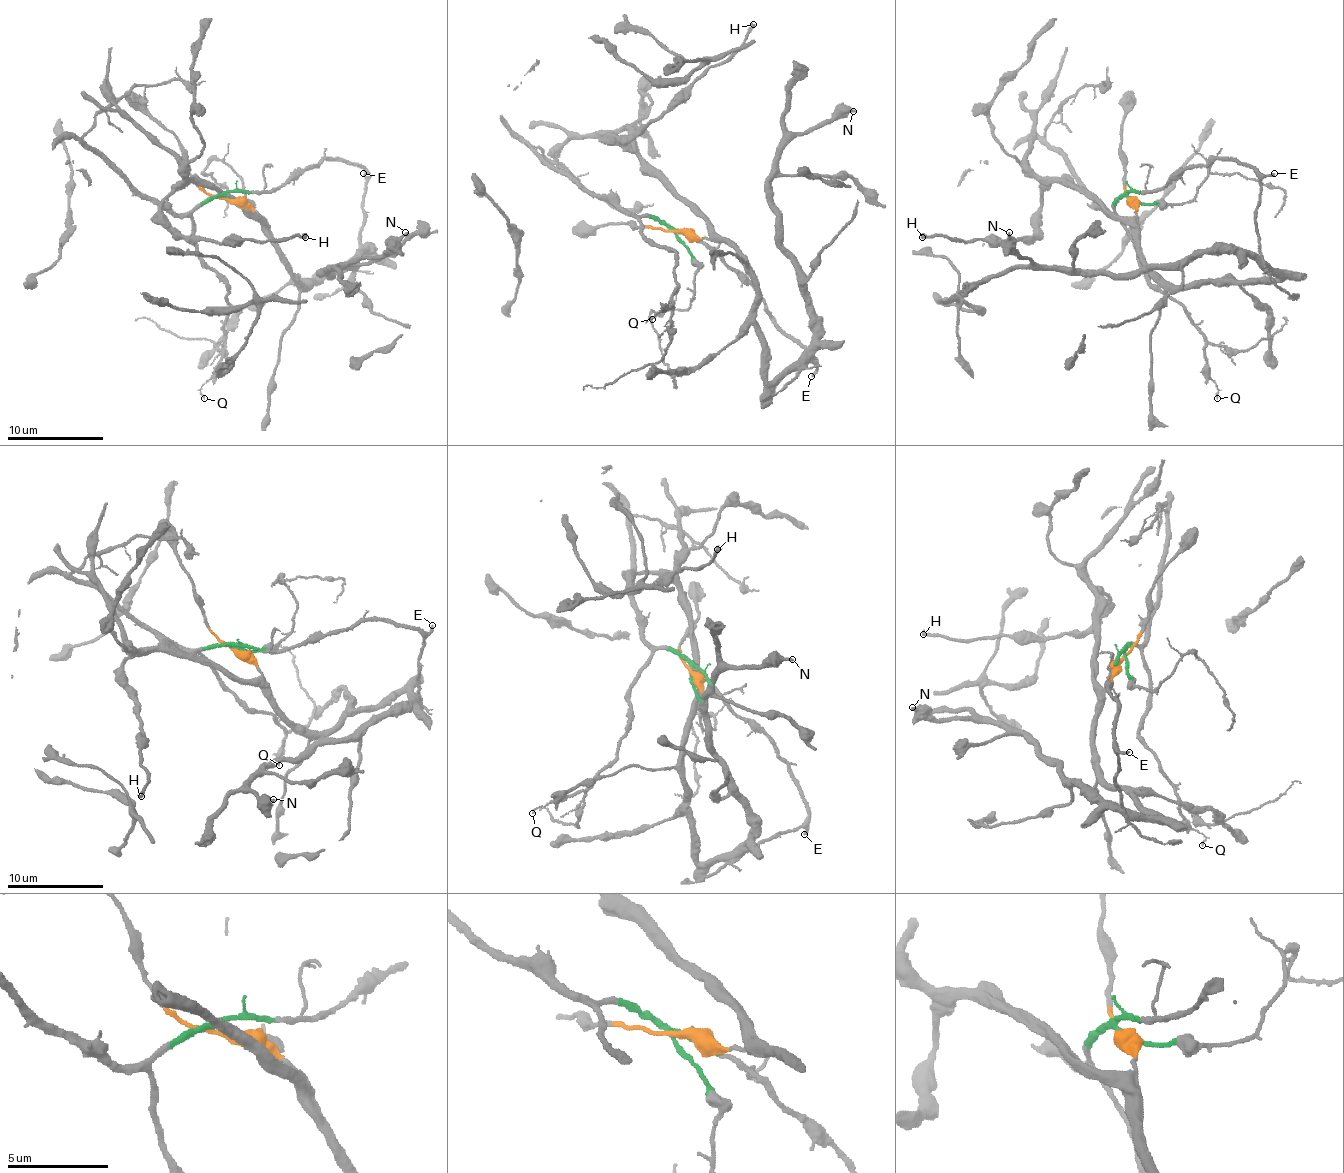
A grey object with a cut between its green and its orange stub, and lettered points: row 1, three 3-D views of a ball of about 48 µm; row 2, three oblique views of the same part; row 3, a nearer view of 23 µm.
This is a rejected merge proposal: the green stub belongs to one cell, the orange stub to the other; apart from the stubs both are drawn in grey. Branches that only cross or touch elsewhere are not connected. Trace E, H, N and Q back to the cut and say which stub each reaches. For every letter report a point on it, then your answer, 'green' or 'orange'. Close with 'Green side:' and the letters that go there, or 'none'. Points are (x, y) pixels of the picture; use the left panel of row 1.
E: place (363, 173); green
H: place (305, 237); orange
N: place (405, 232); orange
Q: place (204, 398); green
Green side: E, Q

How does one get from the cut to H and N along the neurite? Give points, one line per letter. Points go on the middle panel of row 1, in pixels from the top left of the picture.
H: (674, 230), (710, 235), (710, 226), (635, 154), (609, 142), (640, 134), (710, 67), (722, 65), (753, 24)
N: (674, 230), (724, 238), (748, 269), (775, 382), (813, 334), (813, 305), (780, 235), (772, 158), (854, 110)

